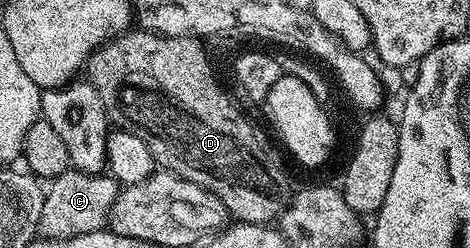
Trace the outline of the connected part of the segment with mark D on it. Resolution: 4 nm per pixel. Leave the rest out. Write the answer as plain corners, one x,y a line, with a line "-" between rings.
128,30
102,44
87,59
85,76
97,94
101,94
110,123
116,129
141,138
141,142
149,146
149,154
153,154
160,169
189,182
197,182
197,186
209,194
217,194
236,221
245,224
278,221
293,195
293,187
287,181
287,168
279,157
280,149
275,149
267,141
266,134
251,125
250,118
219,85
203,44
204,41
195,36
171,37
144,30

